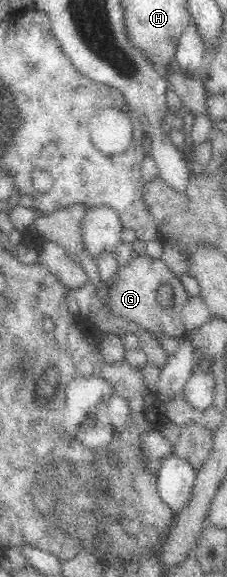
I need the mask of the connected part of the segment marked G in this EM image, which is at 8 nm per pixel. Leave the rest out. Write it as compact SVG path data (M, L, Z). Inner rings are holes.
M146 252L134 253L127 265L119 266L114 280L107 286L108 294L106 299L102 300L102 305L109 316L135 323L143 331L155 336L163 334L165 337L181 339L182 334L187 332L182 323L181 310L189 295L180 279L169 271L161 258L152 259ZM161 287L168 287L170 291L170 302L166 306L159 302Z

